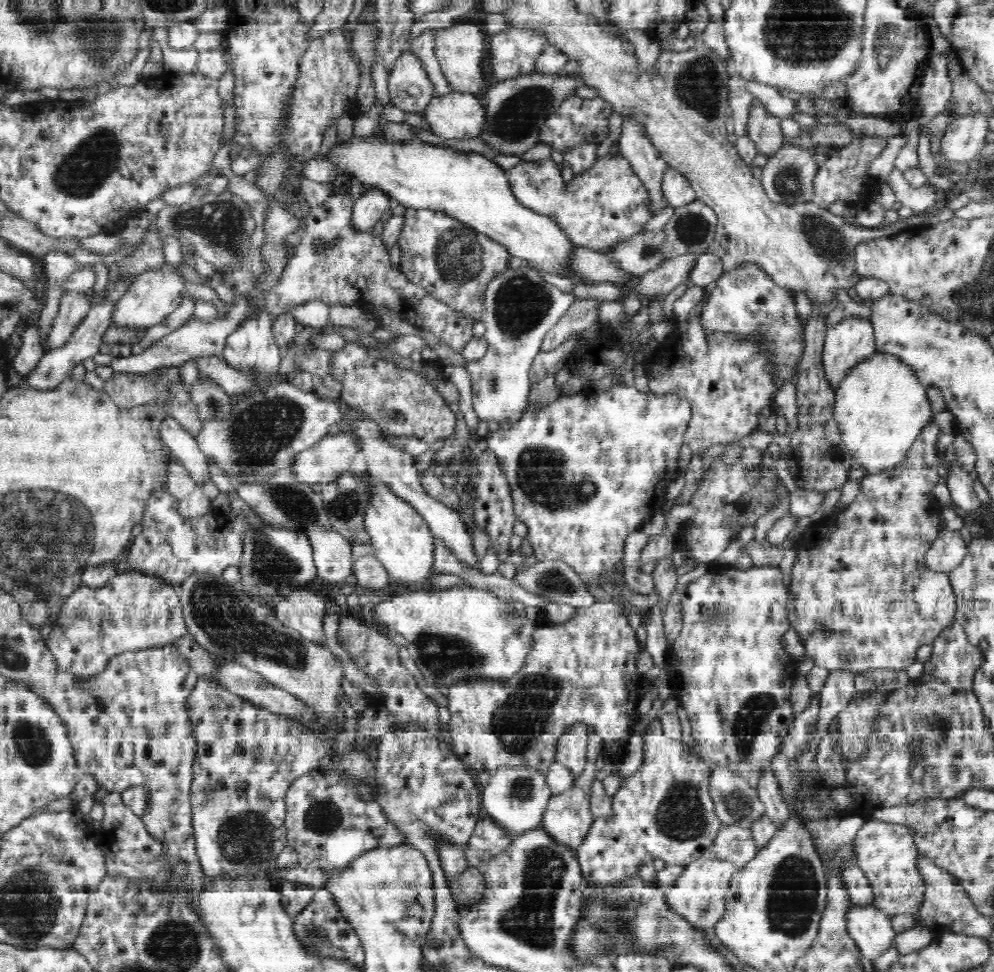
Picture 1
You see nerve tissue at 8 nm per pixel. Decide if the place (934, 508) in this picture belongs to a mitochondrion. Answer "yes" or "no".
no

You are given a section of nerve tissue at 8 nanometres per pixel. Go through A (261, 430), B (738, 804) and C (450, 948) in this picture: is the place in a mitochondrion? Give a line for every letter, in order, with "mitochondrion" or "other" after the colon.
A: mitochondrion
B: mitochondrion
C: other

